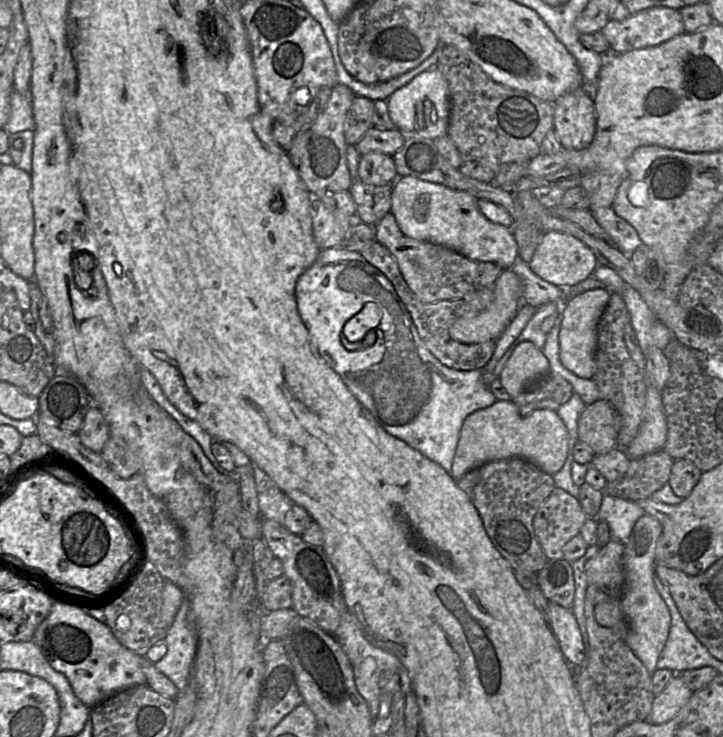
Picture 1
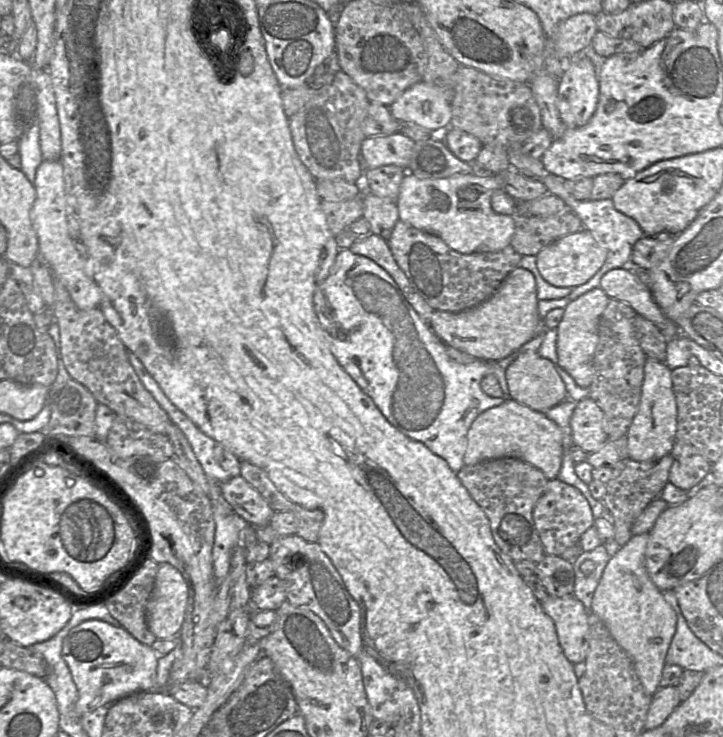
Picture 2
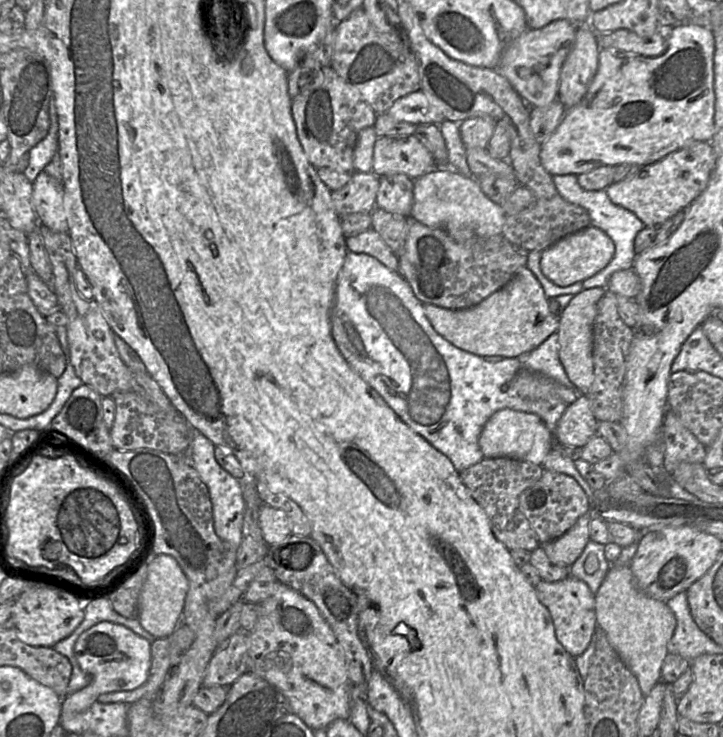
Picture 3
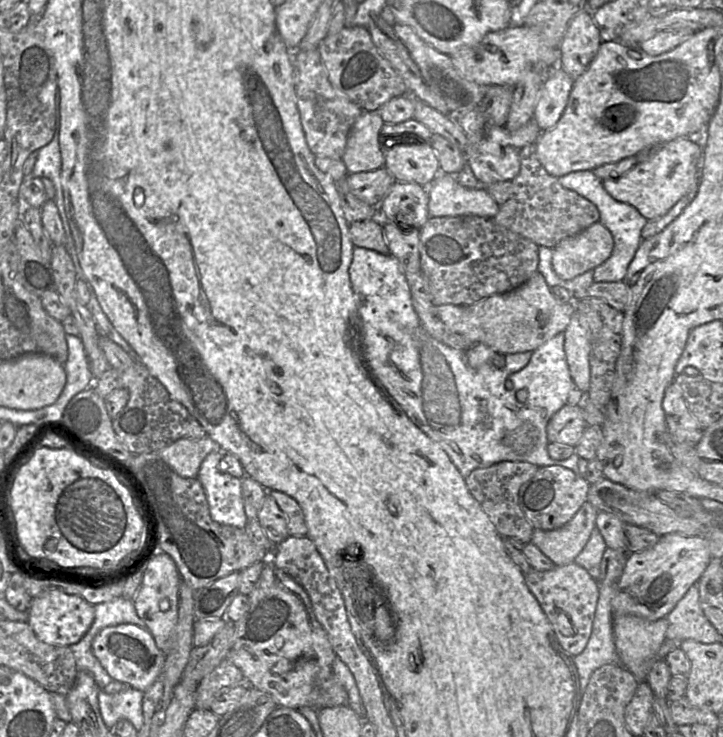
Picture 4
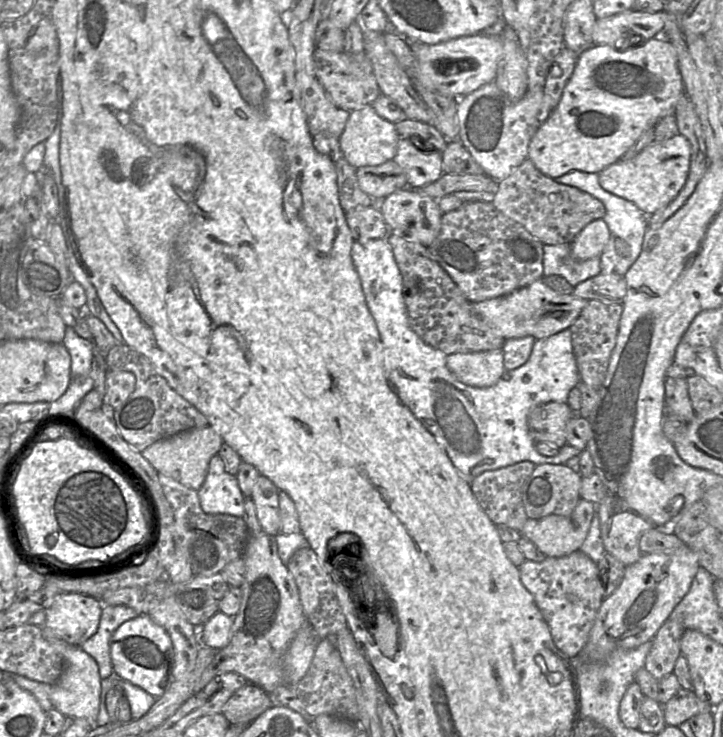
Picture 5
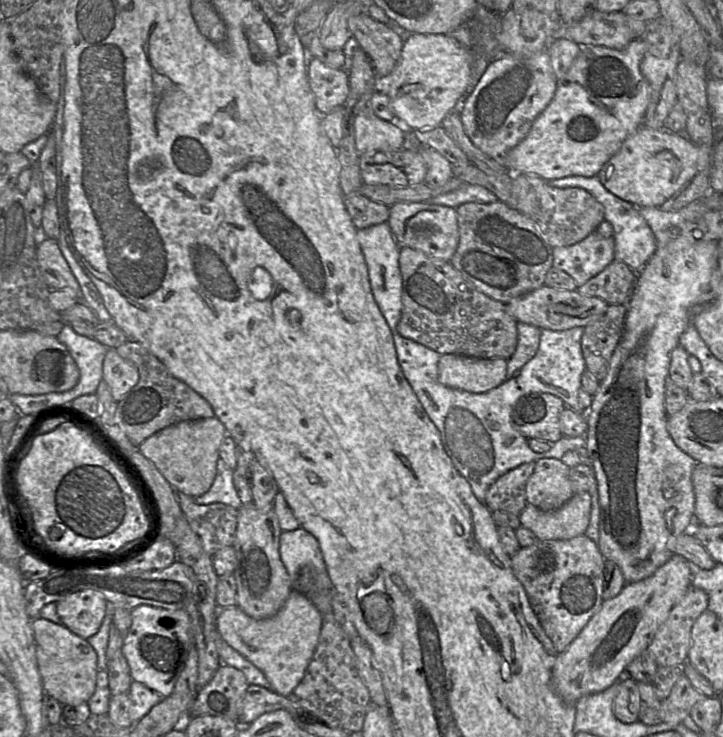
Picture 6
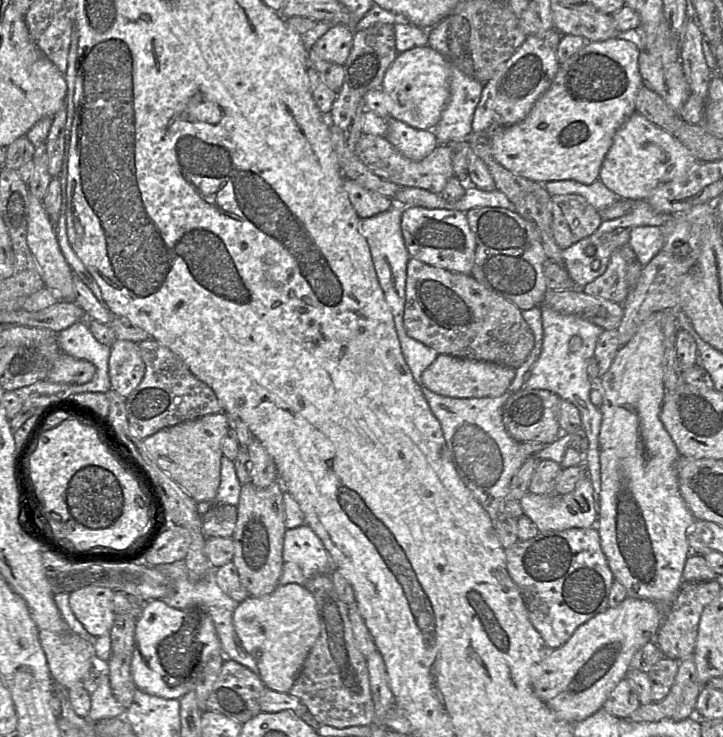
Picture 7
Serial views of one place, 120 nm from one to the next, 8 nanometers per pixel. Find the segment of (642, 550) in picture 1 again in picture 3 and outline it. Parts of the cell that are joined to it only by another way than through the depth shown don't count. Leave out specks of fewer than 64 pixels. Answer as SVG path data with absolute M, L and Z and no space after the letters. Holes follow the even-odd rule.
M611 565L595 594L595 614L598 628L605 632L611 646L637 678L642 694L648 695L661 680L662 665L668 654L668 643L676 628L673 611L667 603L648 596L637 587L630 565Z

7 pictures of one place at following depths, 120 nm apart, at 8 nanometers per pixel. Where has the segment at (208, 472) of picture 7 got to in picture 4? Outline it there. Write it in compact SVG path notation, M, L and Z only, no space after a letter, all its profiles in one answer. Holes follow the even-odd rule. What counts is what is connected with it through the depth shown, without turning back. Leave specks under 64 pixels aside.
M210 437L181 438L157 452L171 469L183 478L196 478L203 459L218 445Z

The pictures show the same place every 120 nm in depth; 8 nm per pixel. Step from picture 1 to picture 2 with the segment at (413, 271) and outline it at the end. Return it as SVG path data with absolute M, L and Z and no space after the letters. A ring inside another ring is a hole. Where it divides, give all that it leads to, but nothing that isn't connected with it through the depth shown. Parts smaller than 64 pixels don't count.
M400 220L395 224L387 244L413 290L434 310L447 312L461 312L486 301L495 293L508 274L519 267L522 257L510 245L497 252L462 254L451 249L440 237L420 231Z

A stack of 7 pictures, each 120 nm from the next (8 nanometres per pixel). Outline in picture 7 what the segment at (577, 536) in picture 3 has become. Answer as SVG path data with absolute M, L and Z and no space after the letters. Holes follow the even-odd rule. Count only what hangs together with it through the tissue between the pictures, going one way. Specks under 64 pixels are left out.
M587 473L577 483L575 489L567 494L537 495L526 492L520 500L523 515L526 515L536 525L539 532L561 531L570 528L590 528L597 525L598 513L593 497L593 487Z

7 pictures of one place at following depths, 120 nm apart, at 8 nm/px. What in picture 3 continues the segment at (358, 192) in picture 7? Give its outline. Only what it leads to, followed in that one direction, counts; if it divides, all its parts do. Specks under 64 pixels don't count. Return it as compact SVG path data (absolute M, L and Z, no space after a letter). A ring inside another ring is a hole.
M371 227L361 233L346 238L346 248L350 252L364 253L376 258L389 270L398 272L398 257Z

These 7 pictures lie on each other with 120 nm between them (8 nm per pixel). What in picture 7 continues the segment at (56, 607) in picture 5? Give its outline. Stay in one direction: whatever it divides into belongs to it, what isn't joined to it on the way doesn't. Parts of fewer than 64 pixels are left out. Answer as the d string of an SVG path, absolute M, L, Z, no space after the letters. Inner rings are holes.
M101 586L82 587L69 596L69 605L85 630L94 637L109 633L114 621L114 591Z

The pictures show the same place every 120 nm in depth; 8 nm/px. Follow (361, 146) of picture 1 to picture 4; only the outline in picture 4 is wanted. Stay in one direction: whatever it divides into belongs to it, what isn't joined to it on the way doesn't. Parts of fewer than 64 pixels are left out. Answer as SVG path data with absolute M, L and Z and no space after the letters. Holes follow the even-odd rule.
M380 135L380 145L385 158L384 168L396 181L417 183L427 188L440 174L437 155L429 143L418 141L416 138L402 138L397 141L391 140L390 146L386 147L382 140L383 136Z

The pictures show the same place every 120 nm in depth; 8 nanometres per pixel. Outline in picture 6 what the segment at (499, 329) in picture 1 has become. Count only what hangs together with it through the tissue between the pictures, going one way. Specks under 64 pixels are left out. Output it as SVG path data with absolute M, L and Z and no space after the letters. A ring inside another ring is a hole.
M545 284L521 297L506 303L509 314L517 321L540 329L564 331L575 327L585 327L601 318L608 303L598 297L583 296L575 291L558 290Z

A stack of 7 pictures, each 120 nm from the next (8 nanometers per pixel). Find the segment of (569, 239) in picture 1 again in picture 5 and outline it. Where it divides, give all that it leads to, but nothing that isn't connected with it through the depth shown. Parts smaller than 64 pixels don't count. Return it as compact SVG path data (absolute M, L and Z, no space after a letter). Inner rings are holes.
M604 219L587 224L570 243L574 260L585 261L600 257L610 239L610 231Z

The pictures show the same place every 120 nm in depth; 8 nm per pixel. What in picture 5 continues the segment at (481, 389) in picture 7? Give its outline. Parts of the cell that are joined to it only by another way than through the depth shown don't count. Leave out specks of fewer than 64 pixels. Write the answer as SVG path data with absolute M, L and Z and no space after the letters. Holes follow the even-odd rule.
M502 349L454 353L446 357L446 365L461 383L477 388L495 385L505 371Z

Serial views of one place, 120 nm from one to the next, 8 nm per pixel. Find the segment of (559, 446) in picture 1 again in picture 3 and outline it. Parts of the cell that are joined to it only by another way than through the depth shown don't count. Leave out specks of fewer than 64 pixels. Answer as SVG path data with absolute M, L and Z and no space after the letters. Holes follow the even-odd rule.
M505 408L494 413L486 422L478 444L484 458L509 457L542 465L552 449L553 439L551 432L538 415Z

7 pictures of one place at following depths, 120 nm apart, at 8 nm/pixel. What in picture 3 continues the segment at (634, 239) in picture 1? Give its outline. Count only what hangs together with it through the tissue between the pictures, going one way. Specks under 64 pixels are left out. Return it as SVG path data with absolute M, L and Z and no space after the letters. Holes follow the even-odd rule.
M573 174L553 175L553 182L558 193L566 201L581 206L587 210L590 217L590 225L604 231L613 241L615 253L608 265L594 276L583 281L583 289L602 287L606 289L611 275L619 270L633 269L636 253L634 251L634 239L639 231L644 228L643 222L631 211L615 205L608 197L606 190L587 191L578 183L577 176Z

